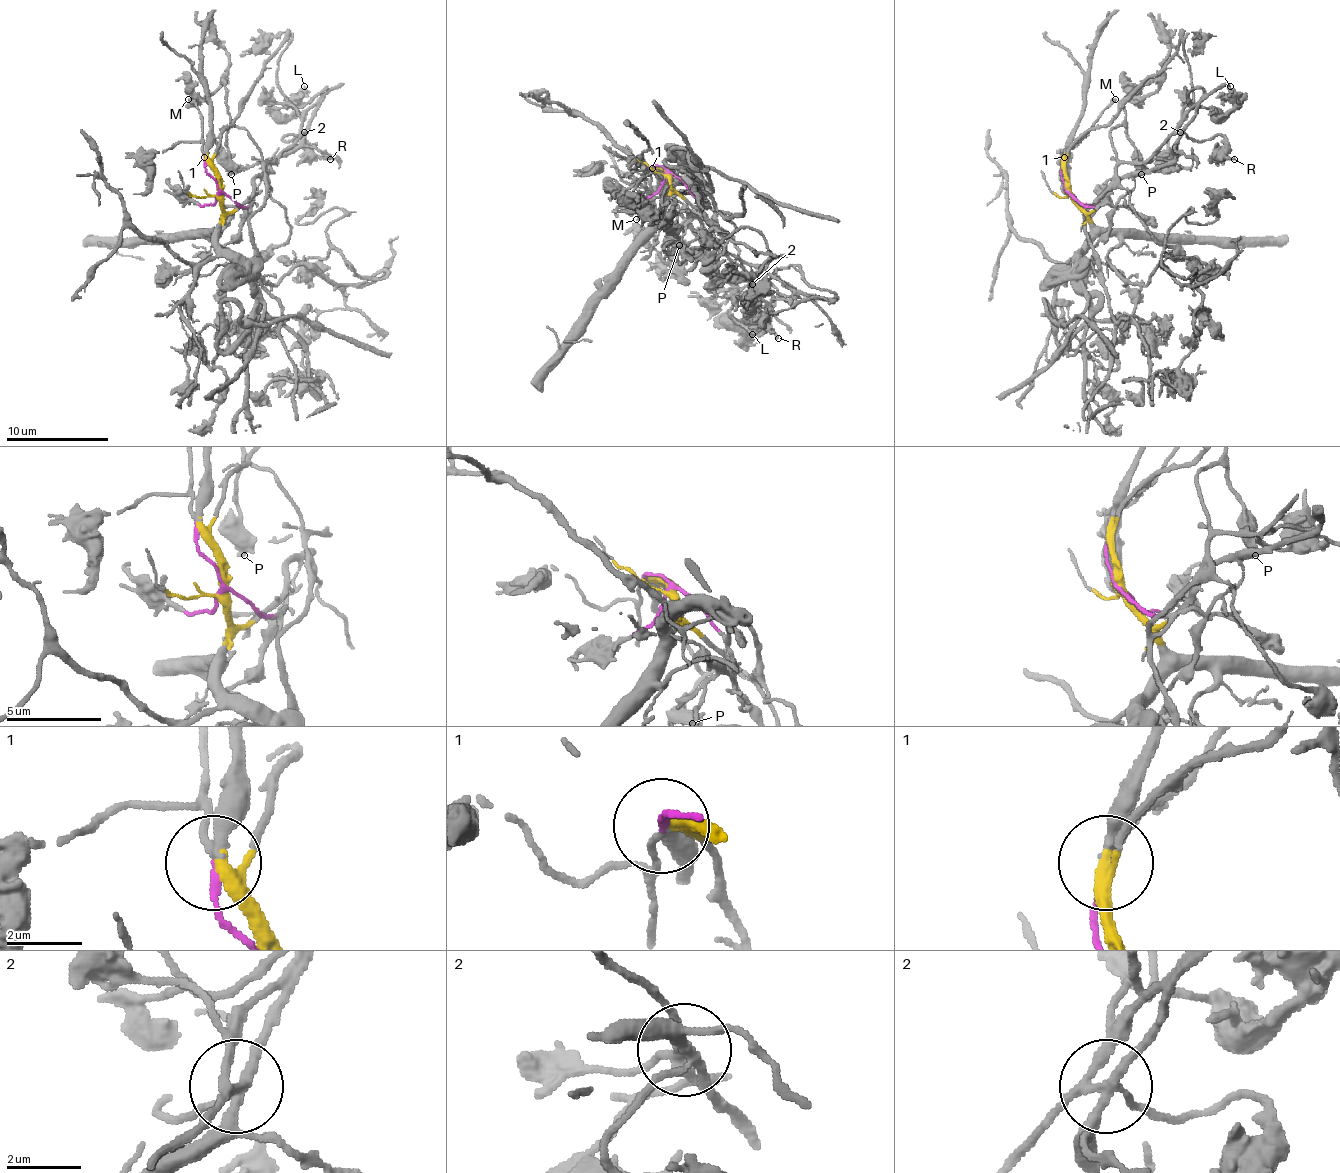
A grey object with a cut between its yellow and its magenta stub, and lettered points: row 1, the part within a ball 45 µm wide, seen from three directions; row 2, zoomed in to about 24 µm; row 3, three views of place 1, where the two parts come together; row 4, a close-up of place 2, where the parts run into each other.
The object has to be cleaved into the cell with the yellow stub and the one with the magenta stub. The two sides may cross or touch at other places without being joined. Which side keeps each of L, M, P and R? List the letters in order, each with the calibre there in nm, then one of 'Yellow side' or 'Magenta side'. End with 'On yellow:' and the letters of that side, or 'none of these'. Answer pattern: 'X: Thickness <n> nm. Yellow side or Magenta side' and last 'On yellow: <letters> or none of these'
L: Thickness 340 nm. Magenta side
M: Thickness 140 nm. Magenta side
P: Thickness 360 nm. Magenta side
R: Thickness 200 nm. Magenta side
On yellow: none of these

